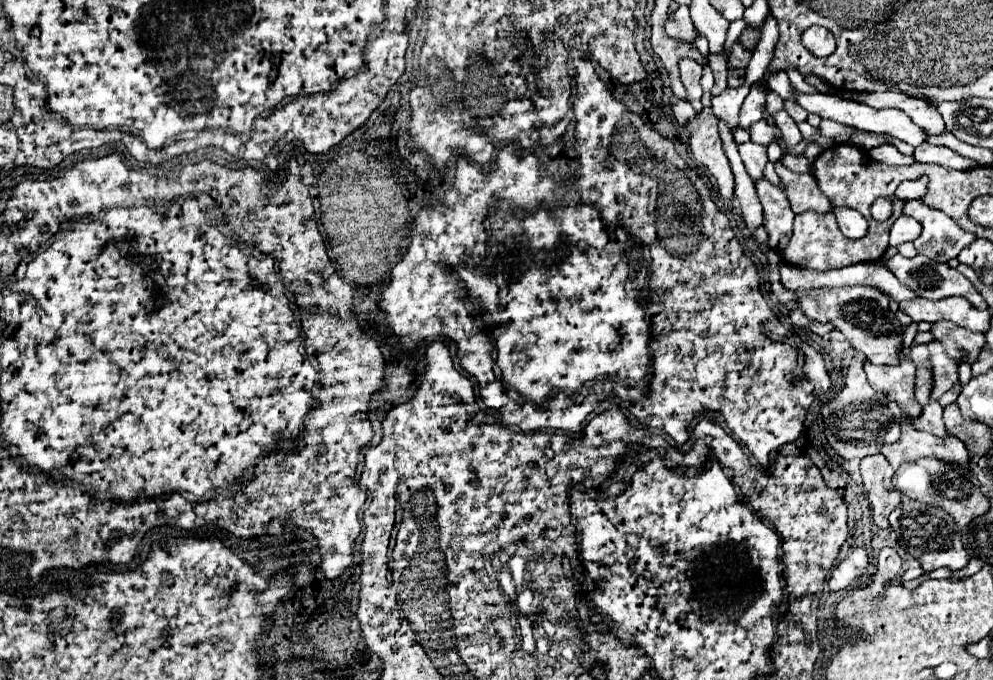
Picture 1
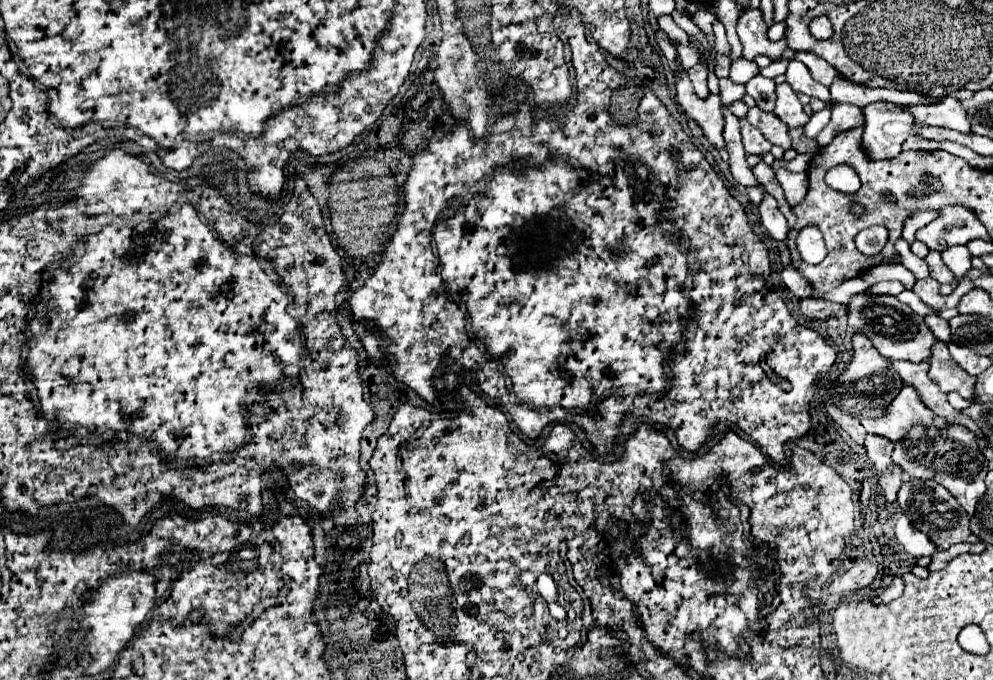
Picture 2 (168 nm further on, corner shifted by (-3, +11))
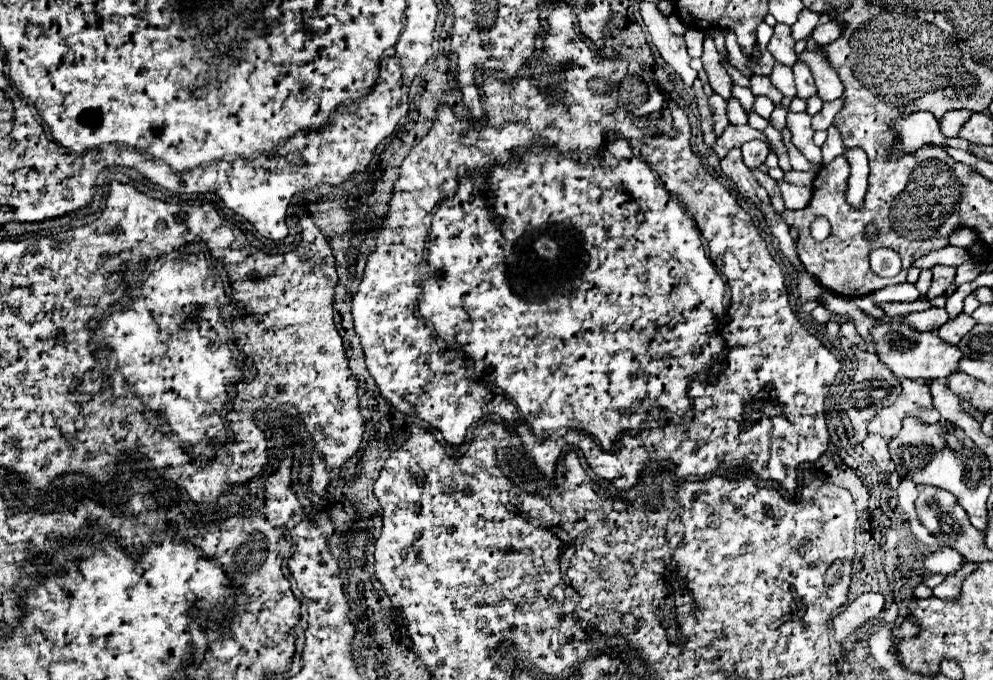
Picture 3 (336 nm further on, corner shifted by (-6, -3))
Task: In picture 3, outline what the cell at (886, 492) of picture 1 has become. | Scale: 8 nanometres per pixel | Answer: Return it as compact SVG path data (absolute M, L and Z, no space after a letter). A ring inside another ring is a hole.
M867 436L863 442L863 448L873 456L873 460L879 464L879 468L887 474L893 474L893 462L889 458L889 448L887 448L887 440L881 436Z

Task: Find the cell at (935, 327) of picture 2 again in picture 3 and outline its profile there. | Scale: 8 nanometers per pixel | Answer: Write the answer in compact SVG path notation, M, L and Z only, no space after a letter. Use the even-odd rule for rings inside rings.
M959 314L955 320L949 320L945 326L941 326L941 328L937 330L937 334L939 334L939 338L941 338L943 342L947 342L947 344L957 344L973 326L975 326L975 320L973 320L971 316Z

